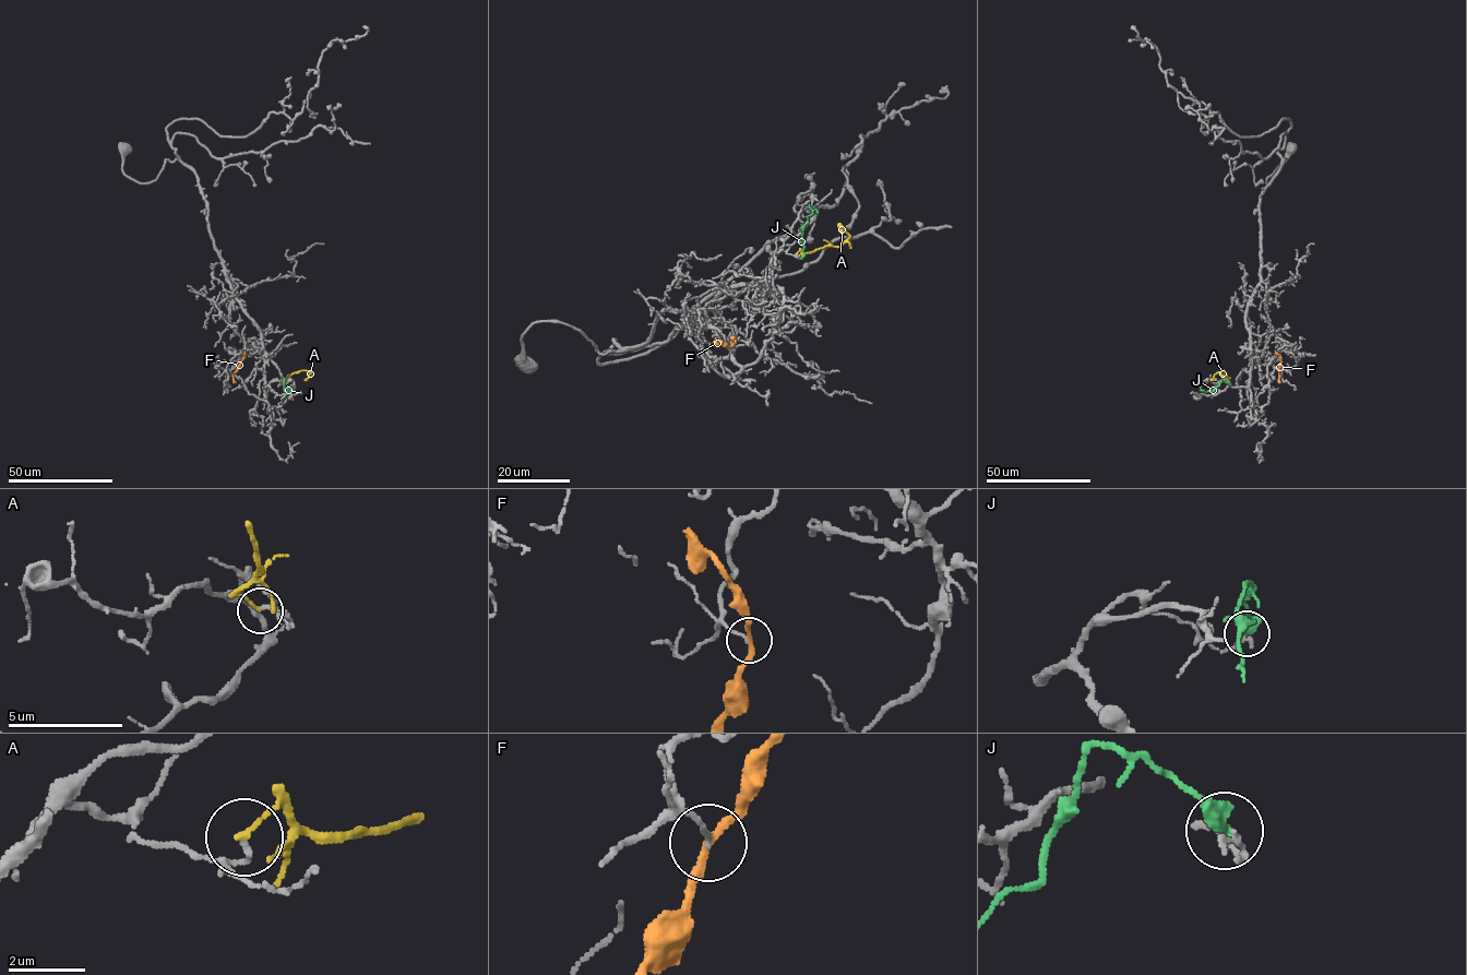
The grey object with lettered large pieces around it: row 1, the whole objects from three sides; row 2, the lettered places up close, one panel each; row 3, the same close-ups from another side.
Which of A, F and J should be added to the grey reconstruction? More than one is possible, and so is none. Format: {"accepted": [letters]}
{"accepted": []}

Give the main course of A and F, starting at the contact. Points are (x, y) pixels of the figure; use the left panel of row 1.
A: (281, 382), (293, 373), (306, 370), (311, 372), (305, 380)
F: (241, 360), (233, 375), (236, 381)

